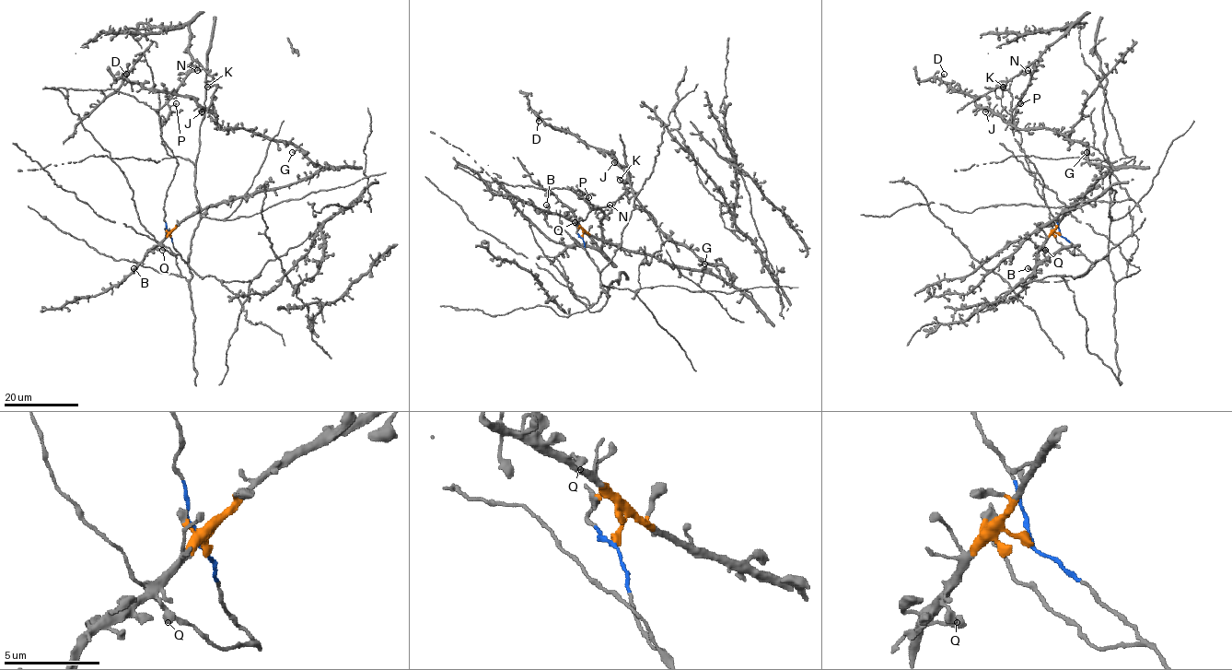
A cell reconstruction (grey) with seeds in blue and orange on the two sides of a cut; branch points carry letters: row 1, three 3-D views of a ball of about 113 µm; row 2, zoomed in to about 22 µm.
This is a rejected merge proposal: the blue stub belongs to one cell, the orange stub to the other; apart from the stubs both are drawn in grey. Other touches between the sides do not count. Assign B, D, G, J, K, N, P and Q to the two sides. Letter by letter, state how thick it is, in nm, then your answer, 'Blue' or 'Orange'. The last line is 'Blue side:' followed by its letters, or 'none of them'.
B: Thickness 480 nm. Orange
D: Thickness 480 nm. Orange
G: Thickness 280 nm. Orange
J: Thickness 200 nm. Orange
K: Thickness 320 nm. Blue
N: Thickness 220 nm. Blue
P: Thickness 300 nm. Blue
Q: Thickness 380 nm. Orange
Blue side: K, N, P

